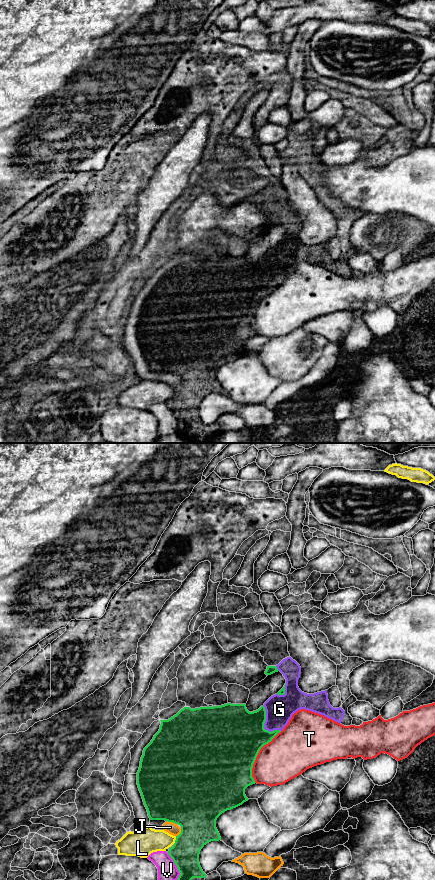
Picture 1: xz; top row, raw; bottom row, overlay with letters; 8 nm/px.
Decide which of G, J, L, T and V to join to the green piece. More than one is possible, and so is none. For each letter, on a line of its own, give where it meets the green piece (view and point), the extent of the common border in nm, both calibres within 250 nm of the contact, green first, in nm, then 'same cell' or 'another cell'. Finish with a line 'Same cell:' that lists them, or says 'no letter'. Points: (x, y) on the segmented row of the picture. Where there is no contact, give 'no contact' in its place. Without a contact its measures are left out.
G: xz (263, 725) | 260 nm | 460/220 nm | same cell
J: xz (172, 821) | 90 nm | 500/90 nm | another cell
L: xz (175, 840) | 70 nm | 300/200 nm | another cell
T: xz (257, 754) | 460 nm | 500/360 nm | another cell
V: xz (176, 865) | 240 nm | 220/160 nm | another cell
Same cell: G

